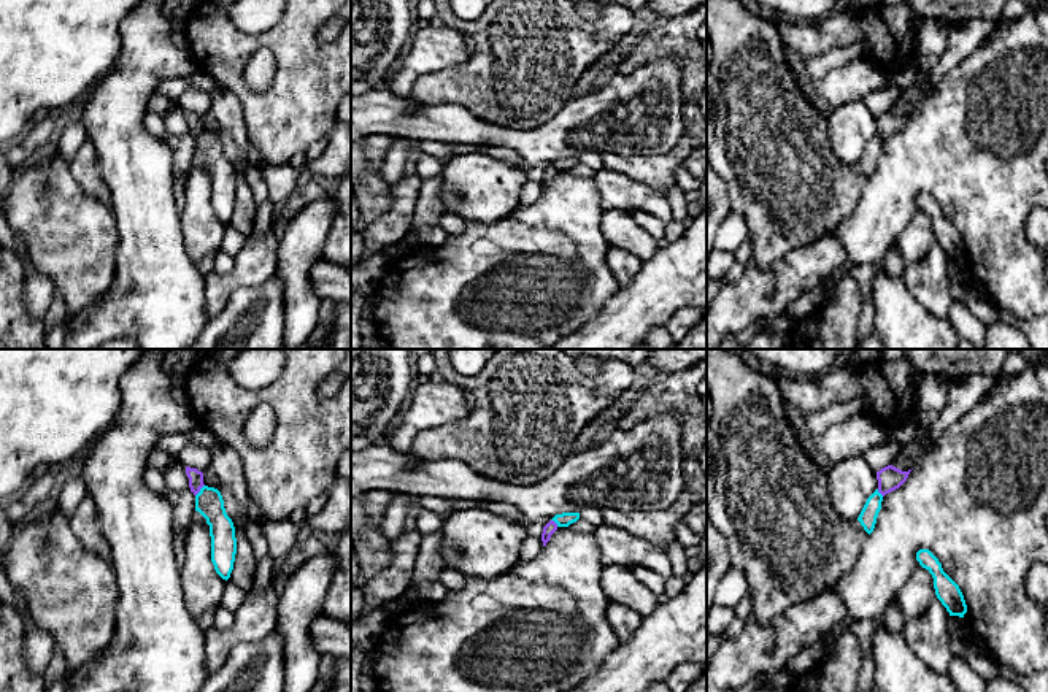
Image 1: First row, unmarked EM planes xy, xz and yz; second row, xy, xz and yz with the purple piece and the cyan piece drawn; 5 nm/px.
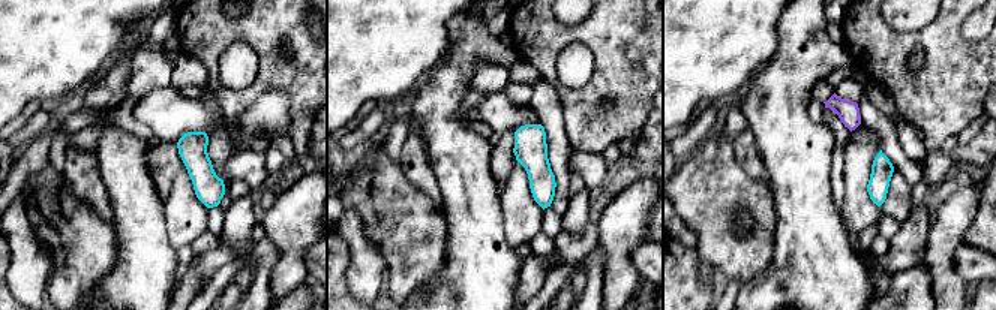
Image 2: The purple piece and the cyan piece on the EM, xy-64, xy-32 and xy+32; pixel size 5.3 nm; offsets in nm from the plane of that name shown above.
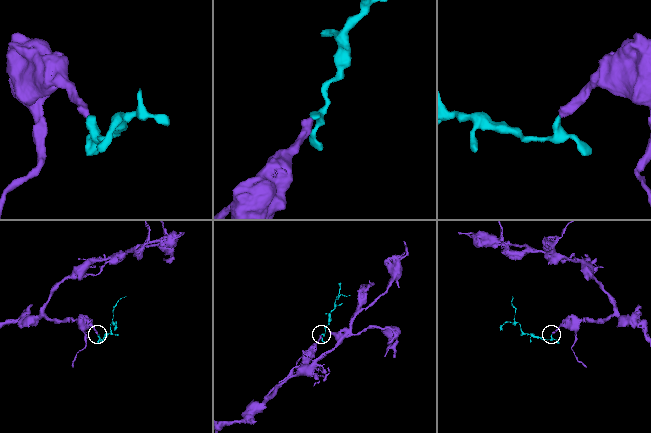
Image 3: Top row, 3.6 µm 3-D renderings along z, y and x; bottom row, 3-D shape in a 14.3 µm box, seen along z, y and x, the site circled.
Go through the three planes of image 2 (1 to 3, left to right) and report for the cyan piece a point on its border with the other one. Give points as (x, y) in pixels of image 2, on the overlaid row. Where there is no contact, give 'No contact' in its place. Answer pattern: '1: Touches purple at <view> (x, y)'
1: No contact
2: No contact
3: No contact

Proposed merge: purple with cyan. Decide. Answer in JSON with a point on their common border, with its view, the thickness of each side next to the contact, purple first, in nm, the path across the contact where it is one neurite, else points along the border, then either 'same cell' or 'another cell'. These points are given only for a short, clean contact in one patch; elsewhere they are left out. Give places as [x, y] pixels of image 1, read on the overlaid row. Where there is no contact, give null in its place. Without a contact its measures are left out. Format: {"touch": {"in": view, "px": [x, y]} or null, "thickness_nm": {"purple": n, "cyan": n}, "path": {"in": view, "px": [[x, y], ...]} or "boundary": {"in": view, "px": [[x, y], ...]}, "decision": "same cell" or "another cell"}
{"touch": {"in": "xy", "px": [199, 491]}, "thickness_nm": {"purple": 80, "cyan": 140}, "boundary": {"in": "xy", "px": [[204, 484], [196, 495]]}, "decision": "another cell"}

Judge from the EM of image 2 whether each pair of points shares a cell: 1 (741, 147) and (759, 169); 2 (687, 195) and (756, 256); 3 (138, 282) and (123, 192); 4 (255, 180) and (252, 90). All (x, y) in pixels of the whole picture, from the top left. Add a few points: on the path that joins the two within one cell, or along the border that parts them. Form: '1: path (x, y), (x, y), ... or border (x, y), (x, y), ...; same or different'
1: path (746, 153), (753, 163); same
2: path (705, 213), (738, 247); same
3: path (138, 259), (138, 214); same
4: border (245, 149), (263, 152); different

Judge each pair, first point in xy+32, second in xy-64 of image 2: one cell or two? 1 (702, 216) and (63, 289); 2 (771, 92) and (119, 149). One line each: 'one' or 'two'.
1: one
2: one

